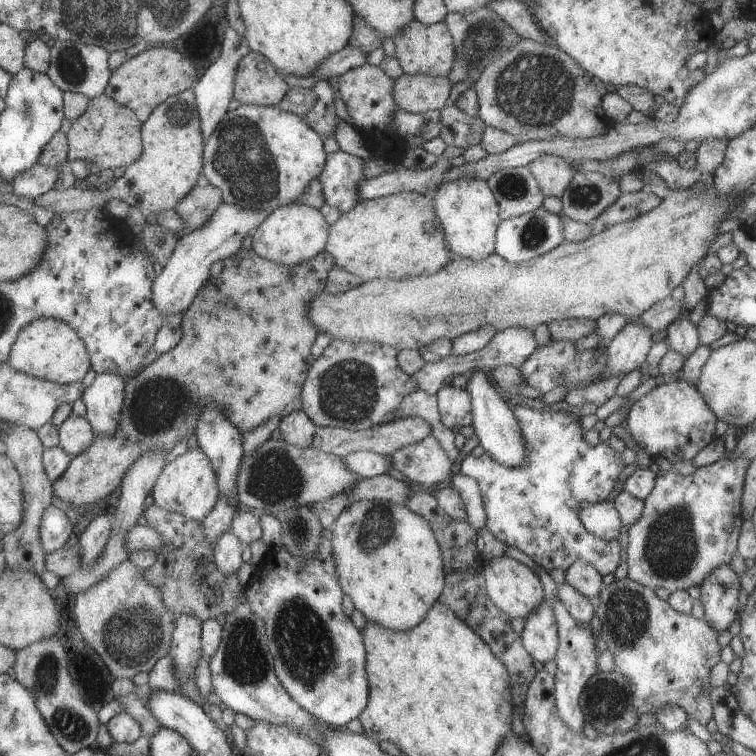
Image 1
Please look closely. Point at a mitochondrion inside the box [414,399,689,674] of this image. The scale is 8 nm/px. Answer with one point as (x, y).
(628, 619)

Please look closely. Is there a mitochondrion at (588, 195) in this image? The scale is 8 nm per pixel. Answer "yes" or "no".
yes

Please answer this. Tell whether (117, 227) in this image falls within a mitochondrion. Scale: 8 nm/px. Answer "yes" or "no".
no

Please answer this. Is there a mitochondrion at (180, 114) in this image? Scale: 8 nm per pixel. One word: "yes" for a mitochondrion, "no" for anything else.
yes

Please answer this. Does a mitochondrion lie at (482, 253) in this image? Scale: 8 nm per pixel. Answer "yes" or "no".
no

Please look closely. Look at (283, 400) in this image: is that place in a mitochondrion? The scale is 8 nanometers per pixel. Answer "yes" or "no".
no

